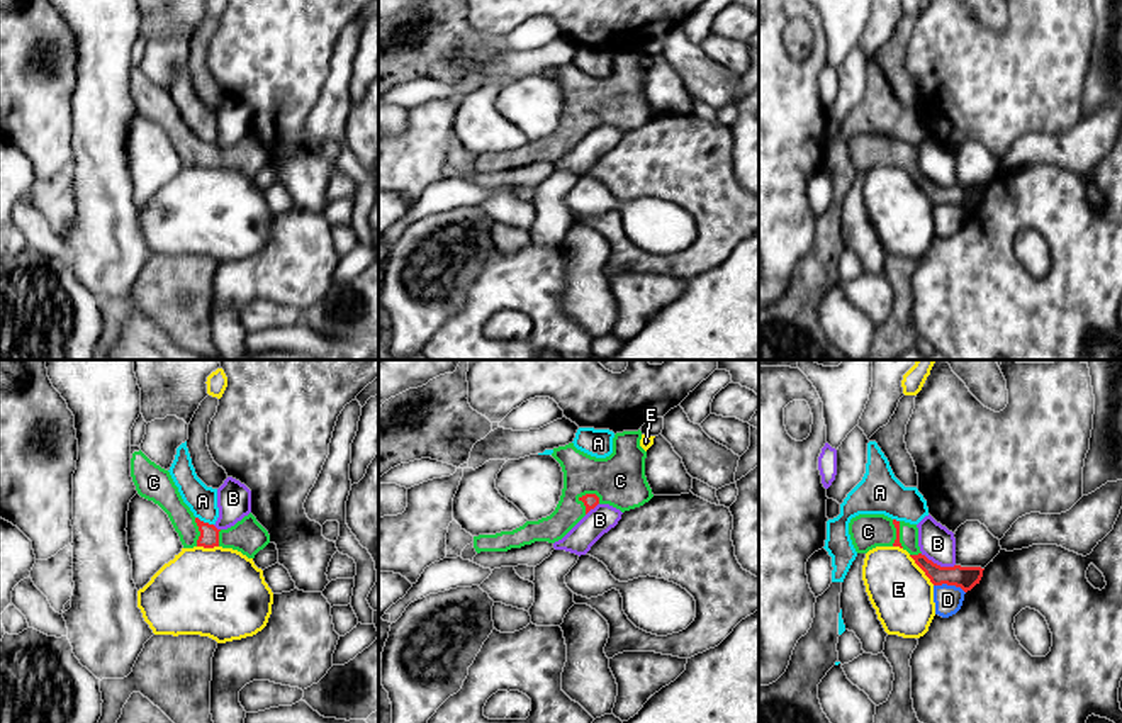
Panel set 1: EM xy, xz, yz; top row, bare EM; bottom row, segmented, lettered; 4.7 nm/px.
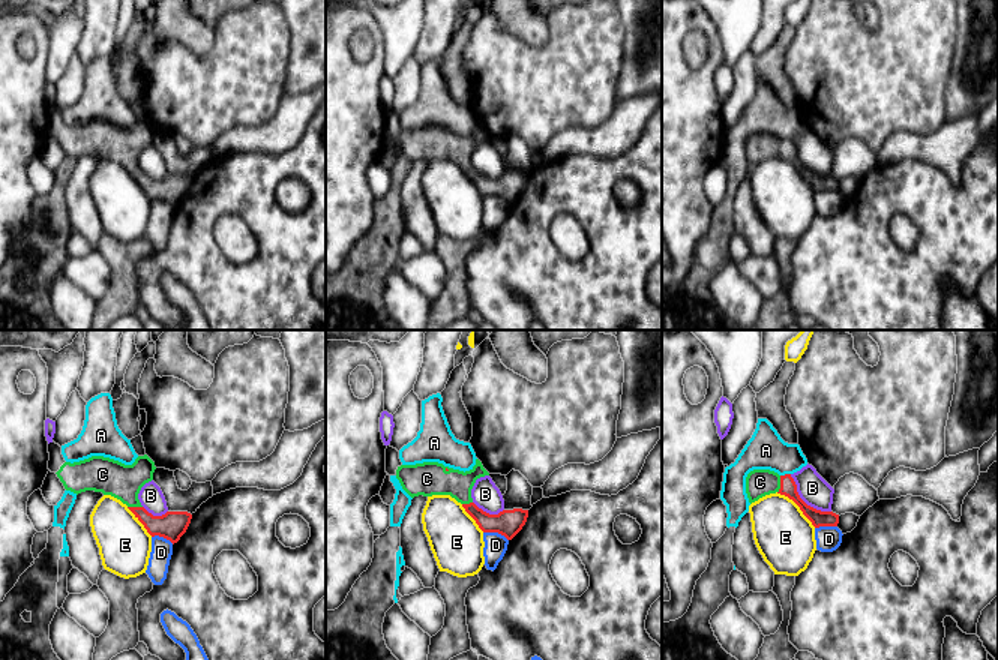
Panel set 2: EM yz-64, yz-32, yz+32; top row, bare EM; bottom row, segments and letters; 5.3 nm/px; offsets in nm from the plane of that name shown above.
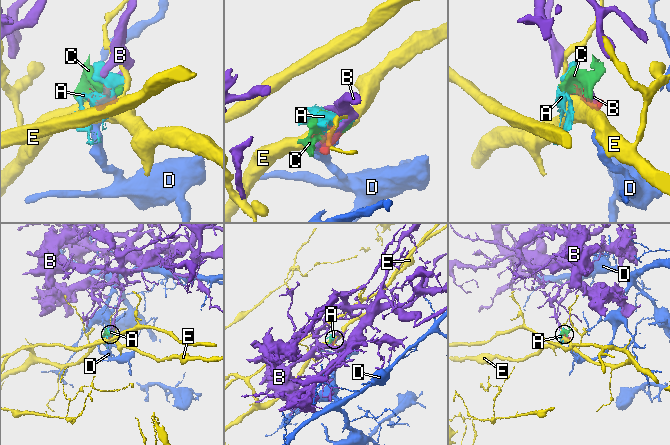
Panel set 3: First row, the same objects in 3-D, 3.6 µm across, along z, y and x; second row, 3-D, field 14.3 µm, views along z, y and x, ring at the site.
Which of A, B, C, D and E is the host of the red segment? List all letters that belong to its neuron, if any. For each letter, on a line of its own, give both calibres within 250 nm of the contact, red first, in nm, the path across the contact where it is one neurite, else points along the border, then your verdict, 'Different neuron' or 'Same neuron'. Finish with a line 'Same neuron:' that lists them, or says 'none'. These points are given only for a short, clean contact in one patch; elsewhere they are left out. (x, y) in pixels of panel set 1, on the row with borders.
A: Thickness 100 nm (red) against 140 nm. Boundary: xy (196, 516), (213, 525). Different neuron
B: Thickness 110 nm (red) against 170 nm. Different neuron
C: Thickness 70 nm (red) against 240 nm. Same neuron
D: Thickness 110 nm (red) against 130 nm. Boundary: yz (934, 584), (954, 584), (964, 593). Different neuron
E: Thickness 110 nm (red) against 300 nm. Boundary: yz (908, 555), (934, 584). Different neuron
Same neuron: C

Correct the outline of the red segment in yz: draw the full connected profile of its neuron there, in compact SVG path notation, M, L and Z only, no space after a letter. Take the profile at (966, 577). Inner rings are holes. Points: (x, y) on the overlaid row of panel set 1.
M859 514L849 523L849 535L857 553L867 553L876 546L900 546L910 553L934 586L956 586L964 592L979 584L981 567L940 567L928 560L918 546L918 528L884 514Z

